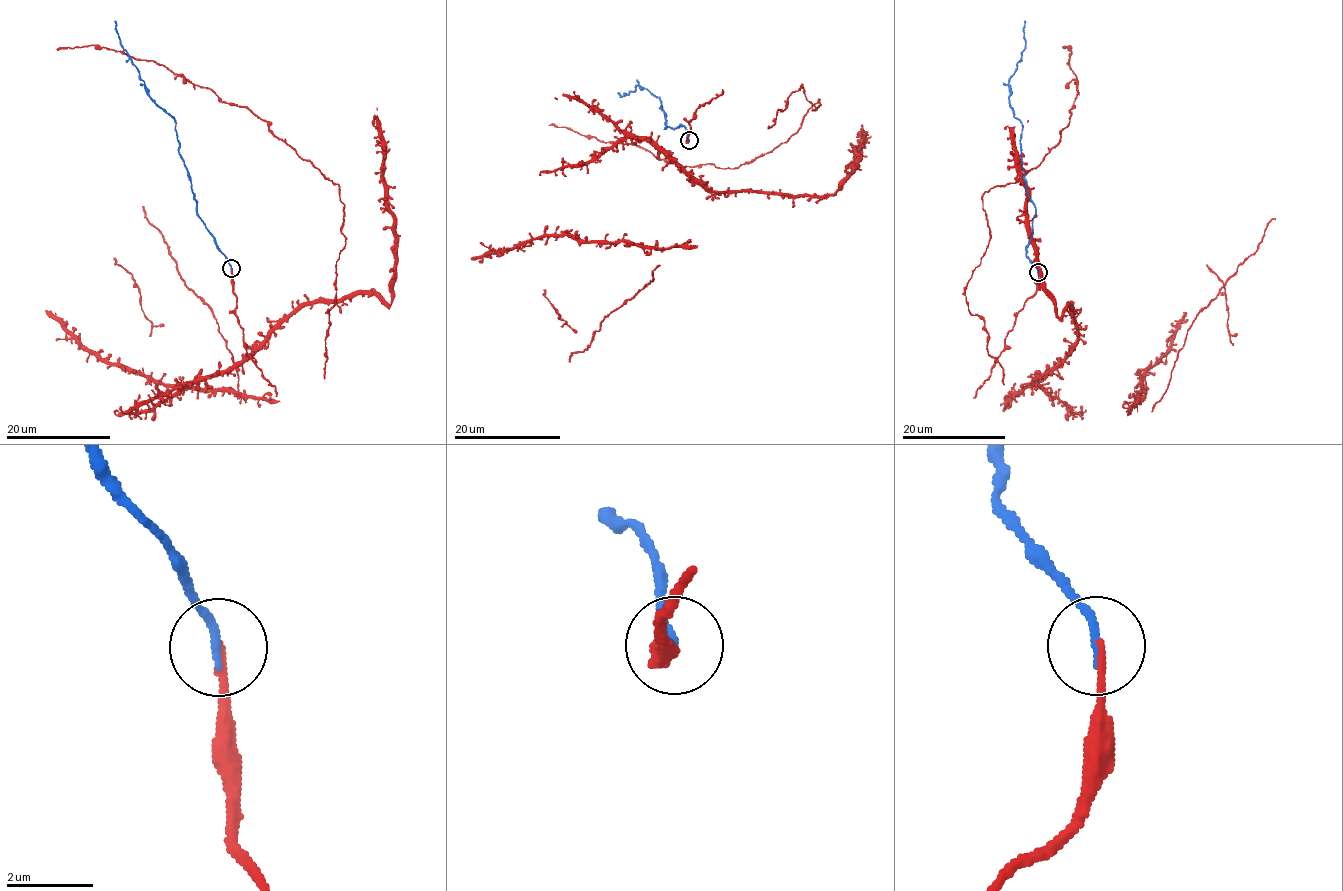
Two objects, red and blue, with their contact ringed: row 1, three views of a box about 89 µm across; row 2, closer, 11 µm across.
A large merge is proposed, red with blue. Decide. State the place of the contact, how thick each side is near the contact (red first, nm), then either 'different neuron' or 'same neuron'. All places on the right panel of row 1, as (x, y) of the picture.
(1038, 272) | 170/200 nm | same neuron

